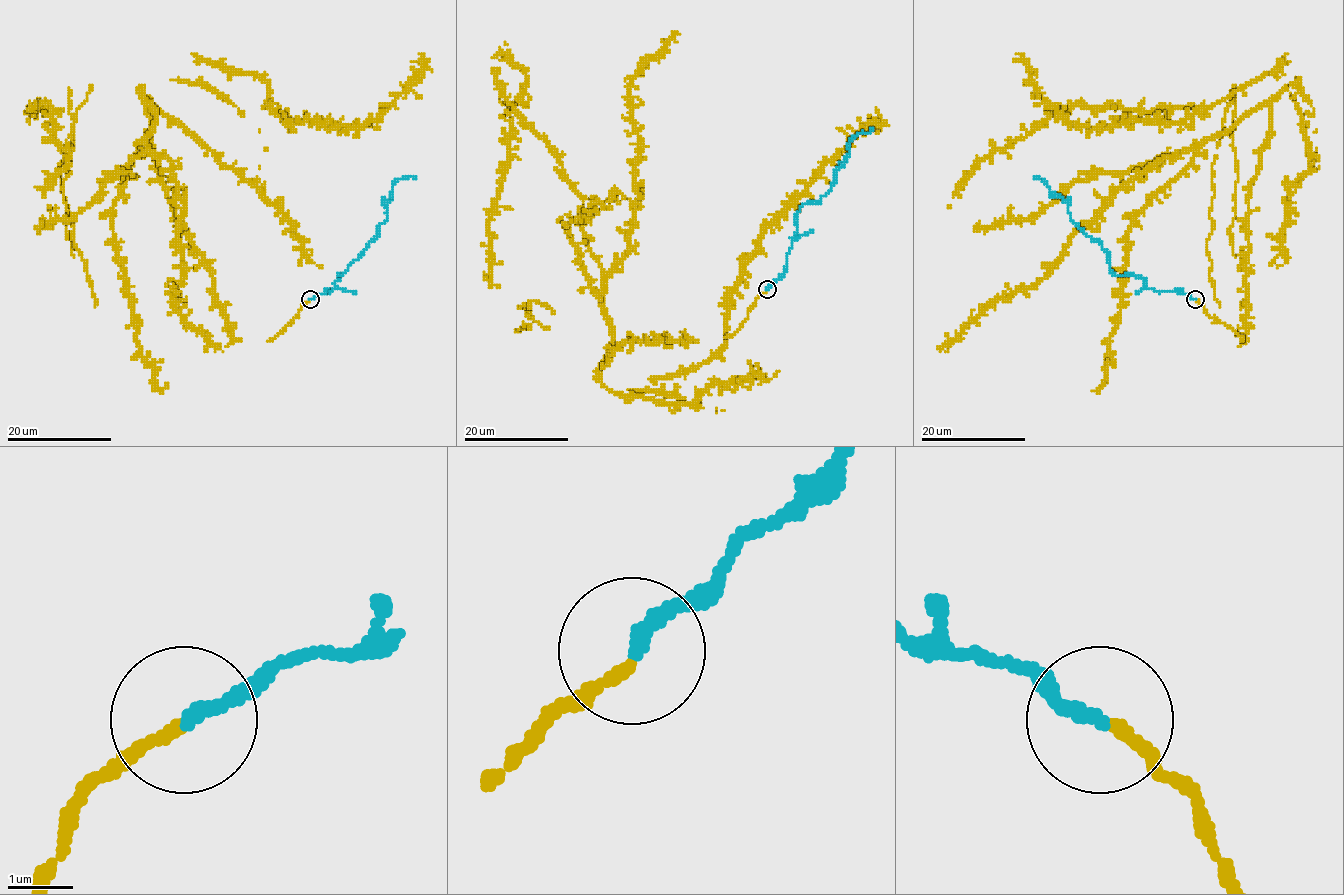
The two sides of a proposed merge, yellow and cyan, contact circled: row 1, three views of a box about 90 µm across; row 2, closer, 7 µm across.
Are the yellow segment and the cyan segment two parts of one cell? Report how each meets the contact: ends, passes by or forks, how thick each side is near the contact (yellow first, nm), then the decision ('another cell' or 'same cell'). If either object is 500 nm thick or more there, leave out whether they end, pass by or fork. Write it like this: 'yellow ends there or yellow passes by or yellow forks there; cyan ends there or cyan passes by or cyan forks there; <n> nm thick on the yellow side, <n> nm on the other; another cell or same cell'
yellow ends there; cyan ends there; 180 nm thick on the yellow side, 240 nm on the other; same cell

